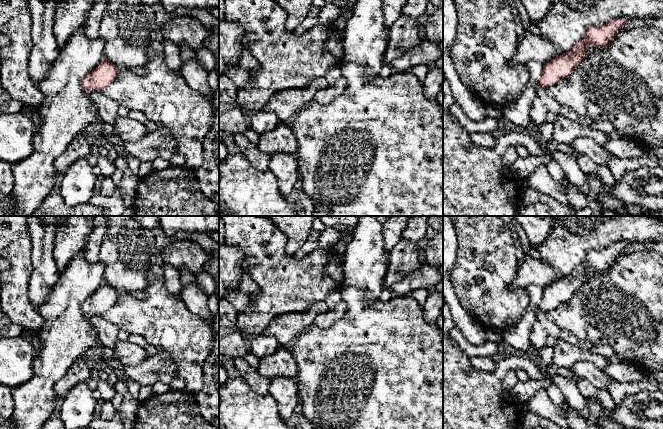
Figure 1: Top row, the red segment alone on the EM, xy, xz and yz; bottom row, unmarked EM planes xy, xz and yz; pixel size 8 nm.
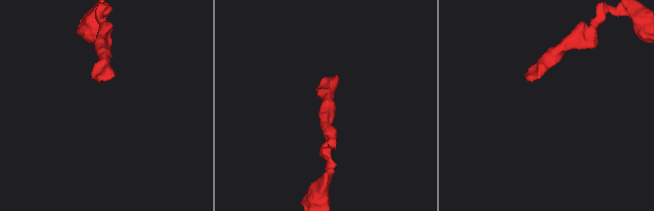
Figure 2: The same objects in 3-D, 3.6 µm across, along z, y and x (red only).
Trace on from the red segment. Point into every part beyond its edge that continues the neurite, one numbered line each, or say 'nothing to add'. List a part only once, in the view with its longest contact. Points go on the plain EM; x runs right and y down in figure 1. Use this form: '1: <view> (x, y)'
1: xy (107, 332)

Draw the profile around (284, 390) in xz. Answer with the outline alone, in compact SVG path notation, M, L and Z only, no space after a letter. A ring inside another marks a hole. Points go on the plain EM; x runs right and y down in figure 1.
M276 377L272 379L268 394L276 400L279 415L287 422L299 404L299 390L296 378Z

